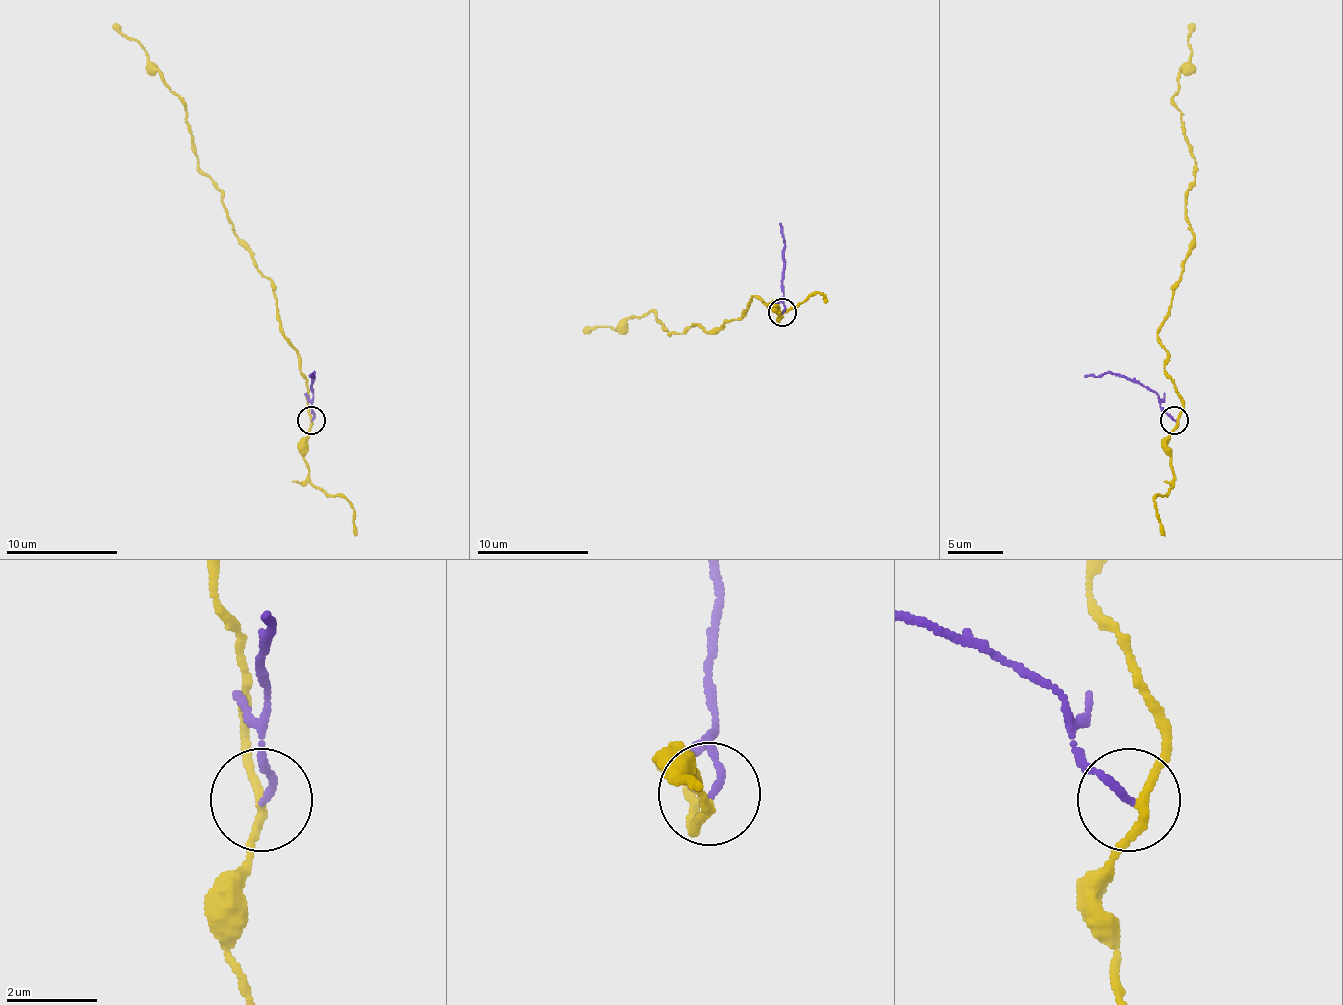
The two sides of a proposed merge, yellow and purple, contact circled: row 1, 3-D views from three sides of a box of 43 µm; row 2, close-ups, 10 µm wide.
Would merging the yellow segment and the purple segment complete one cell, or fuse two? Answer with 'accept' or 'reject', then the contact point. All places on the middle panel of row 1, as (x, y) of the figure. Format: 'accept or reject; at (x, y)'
reject; at (782, 312)

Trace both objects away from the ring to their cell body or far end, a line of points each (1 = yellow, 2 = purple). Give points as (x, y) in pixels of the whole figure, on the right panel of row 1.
1: (1174, 420), (1183, 398), (1163, 367), (1158, 331), (1194, 236), (1186, 217), (1194, 166), (1172, 100), (1191, 27)
2: (1174, 420), (1155, 393), (1124, 376), (1085, 376)

